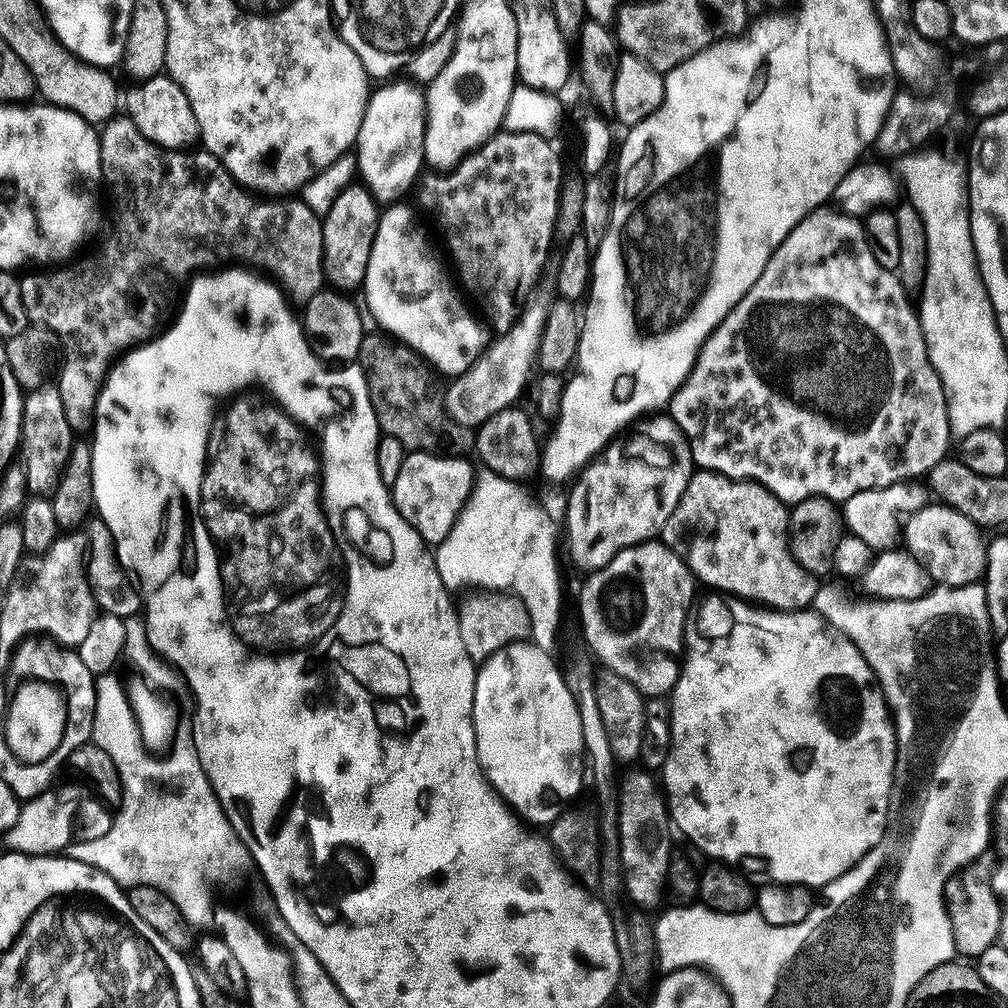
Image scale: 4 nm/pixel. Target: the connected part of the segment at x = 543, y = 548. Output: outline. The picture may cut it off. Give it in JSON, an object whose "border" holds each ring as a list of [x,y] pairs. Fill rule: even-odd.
{"border":[[[480,470],[475,473],[472,490],[464,503],[452,529],[441,544],[435,545],[436,569],[444,587],[449,590],[463,584],[476,584],[482,590],[507,590],[516,596],[530,614],[532,623],[531,643],[551,649],[560,620],[560,572],[556,569],[557,525],[547,517],[546,510],[536,496],[527,492],[515,480],[502,478],[496,472]]]}

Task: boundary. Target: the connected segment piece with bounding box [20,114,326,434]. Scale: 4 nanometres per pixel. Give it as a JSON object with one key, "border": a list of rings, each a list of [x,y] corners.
{"border":[[[117,114],[107,121],[99,129],[100,137],[100,174],[103,187],[108,187],[108,196],[112,199],[112,209],[106,212],[106,231],[103,233],[104,241],[96,248],[93,256],[88,256],[85,260],[77,259],[75,262],[65,263],[63,266],[53,267],[51,270],[32,270],[29,276],[20,276],[22,286],[22,302],[26,306],[26,314],[29,321],[40,326],[47,326],[57,334],[63,332],[76,332],[76,356],[72,356],[63,361],[58,372],[58,379],[54,386],[60,392],[62,398],[62,410],[66,410],[66,422],[70,422],[73,433],[87,433],[93,427],[96,414],[96,400],[101,396],[101,389],[104,387],[104,379],[109,369],[116,364],[118,358],[124,356],[129,350],[153,339],[154,333],[161,327],[160,315],[164,312],[164,307],[168,304],[168,284],[176,284],[179,280],[187,281],[197,274],[205,271],[204,264],[220,264],[216,266],[247,266],[252,270],[259,270],[261,273],[269,272],[271,279],[282,289],[283,295],[289,301],[297,300],[300,306],[308,303],[314,294],[318,294],[325,287],[324,279],[324,226],[321,217],[317,216],[310,206],[304,204],[303,199],[288,198],[283,202],[264,202],[259,204],[257,197],[249,189],[245,188],[233,178],[220,164],[218,158],[214,158],[209,152],[203,150],[177,150],[174,148],[163,148],[138,130],[134,122],[127,114]]]}

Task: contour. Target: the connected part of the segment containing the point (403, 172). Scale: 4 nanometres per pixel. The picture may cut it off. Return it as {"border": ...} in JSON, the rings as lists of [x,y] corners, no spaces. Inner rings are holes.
{"border":[[[415,83],[380,88],[371,93],[354,145],[358,176],[373,199],[388,206],[417,183],[424,163],[424,97]]]}

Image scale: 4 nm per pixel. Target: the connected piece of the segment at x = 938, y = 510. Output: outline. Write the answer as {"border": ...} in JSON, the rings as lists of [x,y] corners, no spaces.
{"border":[[[939,502],[925,503],[907,517],[902,526],[902,540],[907,551],[919,557],[928,566],[933,579],[949,588],[961,588],[977,583],[985,575],[988,566],[986,536],[966,514]]]}

